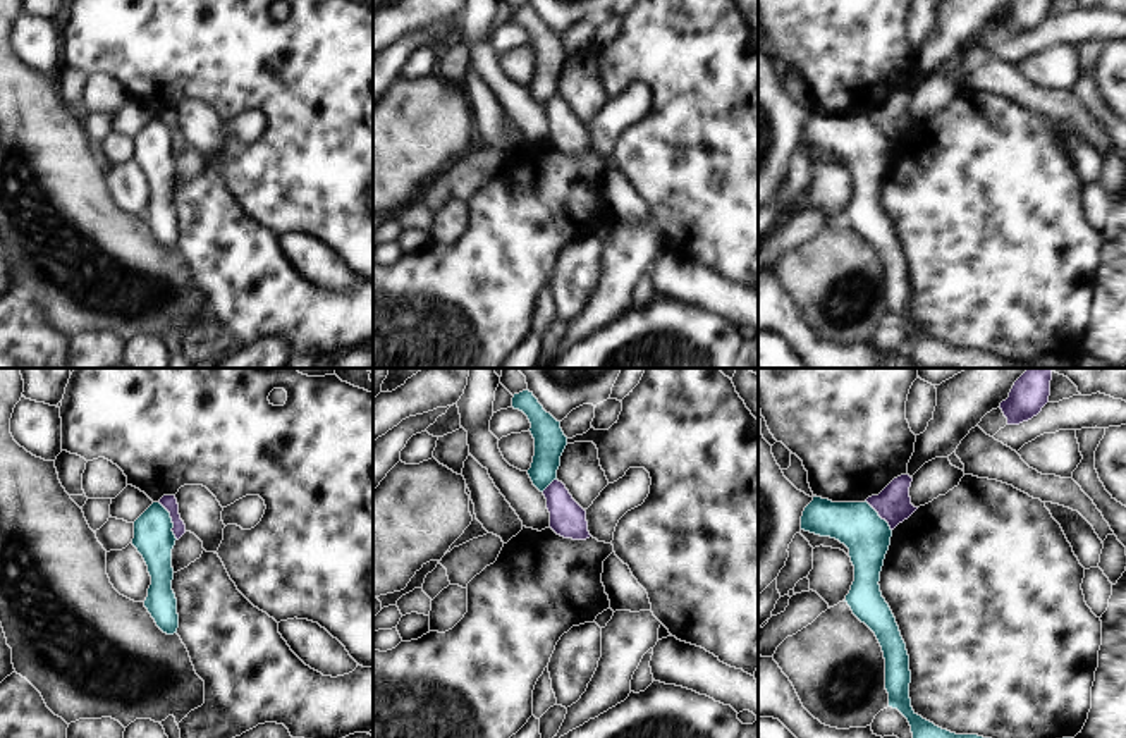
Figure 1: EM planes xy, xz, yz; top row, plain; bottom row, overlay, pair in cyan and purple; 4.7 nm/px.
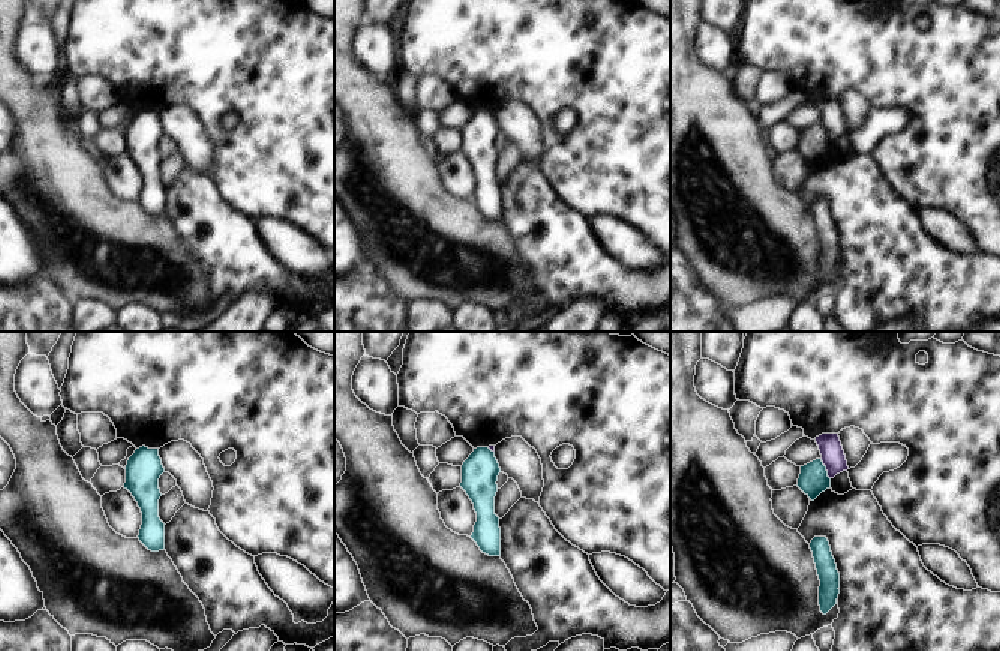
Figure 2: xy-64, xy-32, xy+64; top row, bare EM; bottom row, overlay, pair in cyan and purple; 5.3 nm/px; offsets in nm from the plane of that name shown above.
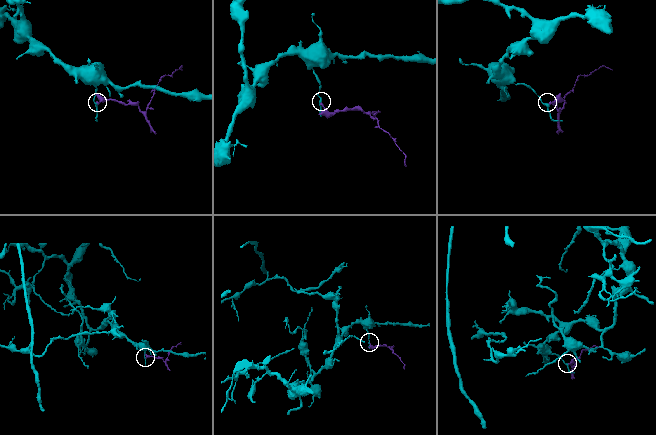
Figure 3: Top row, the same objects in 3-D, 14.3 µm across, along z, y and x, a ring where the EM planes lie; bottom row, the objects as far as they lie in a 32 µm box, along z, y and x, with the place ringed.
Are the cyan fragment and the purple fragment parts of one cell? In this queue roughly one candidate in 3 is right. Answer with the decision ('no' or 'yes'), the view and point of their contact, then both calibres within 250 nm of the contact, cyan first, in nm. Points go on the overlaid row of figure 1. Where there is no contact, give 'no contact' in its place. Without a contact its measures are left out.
no; contact xy (171, 520); calibres 190 and 70 nm

